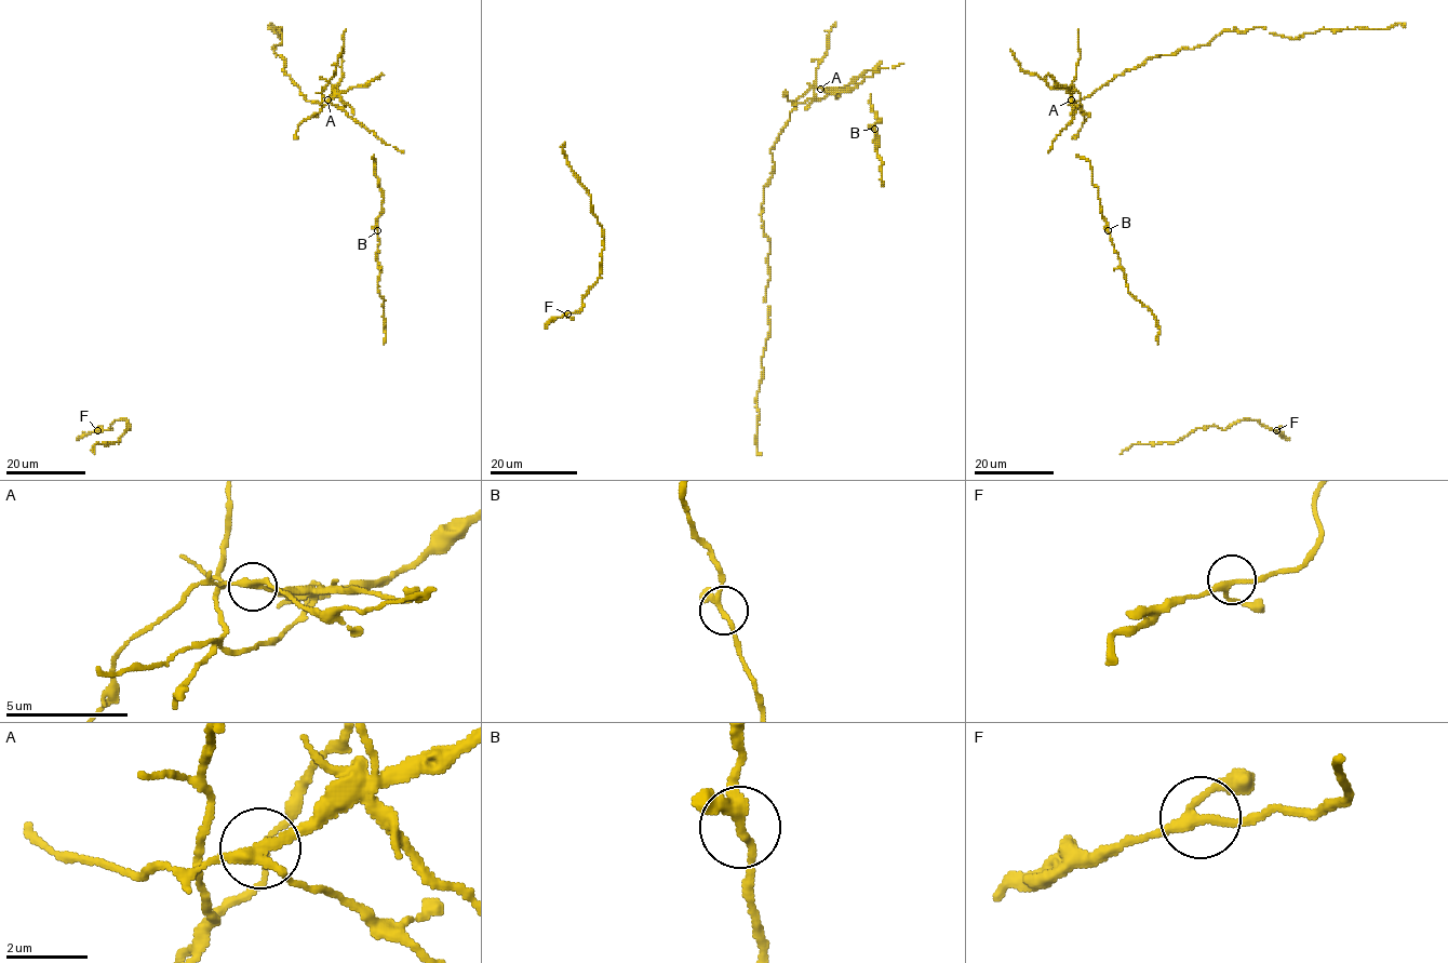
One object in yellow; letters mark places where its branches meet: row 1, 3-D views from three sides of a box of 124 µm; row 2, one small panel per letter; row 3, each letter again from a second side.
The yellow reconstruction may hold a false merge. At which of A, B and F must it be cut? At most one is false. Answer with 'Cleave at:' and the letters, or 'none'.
Cleave at: A

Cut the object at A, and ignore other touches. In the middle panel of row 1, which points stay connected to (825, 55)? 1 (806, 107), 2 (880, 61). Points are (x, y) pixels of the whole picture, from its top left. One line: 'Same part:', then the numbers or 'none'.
Same part: 1, 2

